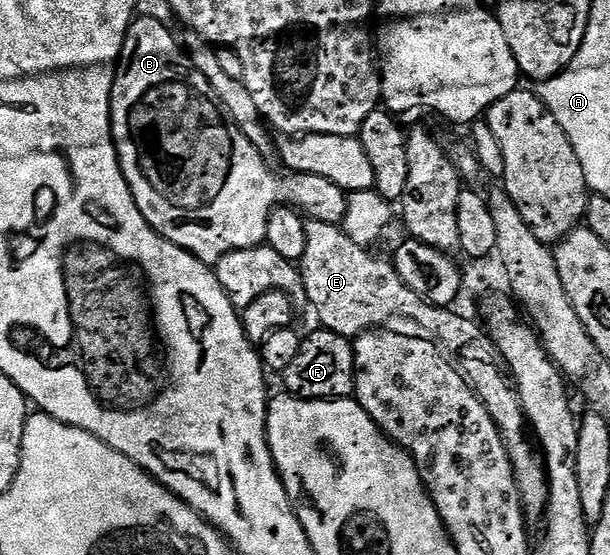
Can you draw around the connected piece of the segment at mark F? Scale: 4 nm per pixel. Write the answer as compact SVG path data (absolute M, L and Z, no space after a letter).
M316 329L304 336L299 357L283 372L284 390L299 399L347 399L354 394L357 366L353 360L353 343L344 335Z

